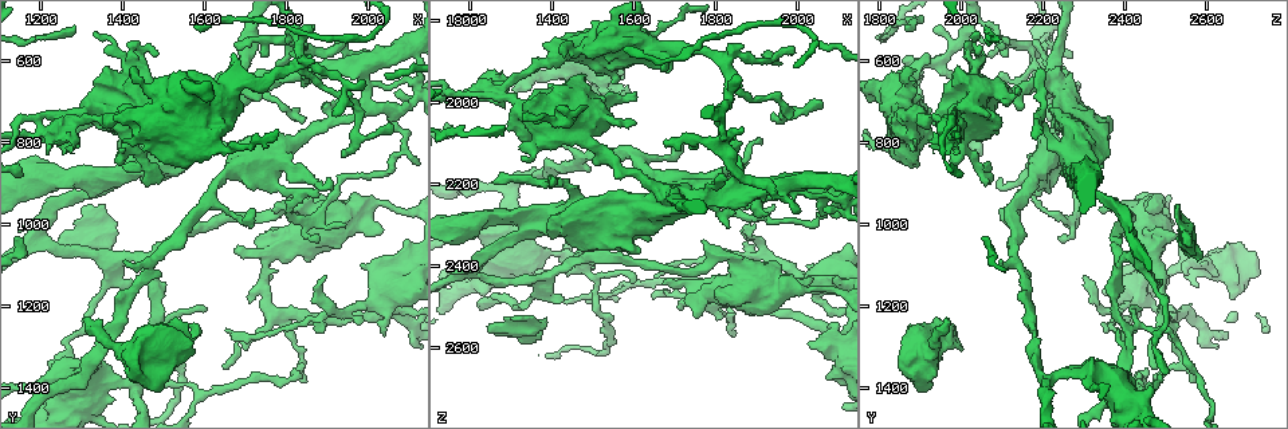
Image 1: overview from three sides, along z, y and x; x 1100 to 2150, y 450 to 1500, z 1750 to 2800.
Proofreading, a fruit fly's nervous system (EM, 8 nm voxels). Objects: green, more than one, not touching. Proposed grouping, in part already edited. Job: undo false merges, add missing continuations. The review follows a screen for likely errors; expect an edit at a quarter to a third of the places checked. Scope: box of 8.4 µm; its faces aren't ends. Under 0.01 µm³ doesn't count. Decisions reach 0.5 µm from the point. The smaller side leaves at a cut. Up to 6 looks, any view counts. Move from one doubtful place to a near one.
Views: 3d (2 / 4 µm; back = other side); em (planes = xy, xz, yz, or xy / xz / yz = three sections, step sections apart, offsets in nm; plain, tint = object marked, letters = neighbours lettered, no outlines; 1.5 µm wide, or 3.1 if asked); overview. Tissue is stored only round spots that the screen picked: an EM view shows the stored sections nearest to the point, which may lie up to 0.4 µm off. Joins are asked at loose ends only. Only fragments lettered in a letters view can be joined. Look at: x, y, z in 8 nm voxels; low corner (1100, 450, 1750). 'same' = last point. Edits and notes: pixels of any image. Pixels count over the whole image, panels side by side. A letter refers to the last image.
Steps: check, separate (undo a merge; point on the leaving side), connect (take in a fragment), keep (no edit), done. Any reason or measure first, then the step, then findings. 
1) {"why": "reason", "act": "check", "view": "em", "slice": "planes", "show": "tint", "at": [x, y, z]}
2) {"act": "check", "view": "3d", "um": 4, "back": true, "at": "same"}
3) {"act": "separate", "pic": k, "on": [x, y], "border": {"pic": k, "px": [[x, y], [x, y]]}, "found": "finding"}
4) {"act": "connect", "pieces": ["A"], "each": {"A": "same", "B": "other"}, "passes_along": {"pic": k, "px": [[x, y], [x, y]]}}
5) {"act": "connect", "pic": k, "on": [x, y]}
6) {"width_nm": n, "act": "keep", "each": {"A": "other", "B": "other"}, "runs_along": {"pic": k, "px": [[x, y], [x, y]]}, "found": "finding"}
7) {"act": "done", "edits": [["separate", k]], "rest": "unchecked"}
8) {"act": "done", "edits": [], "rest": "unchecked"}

{"why": "an open end", "act": "check", "view": "em", "slice": "xz", "step": 8, "show": "tint", "at": [1250, 1055, 2560]}

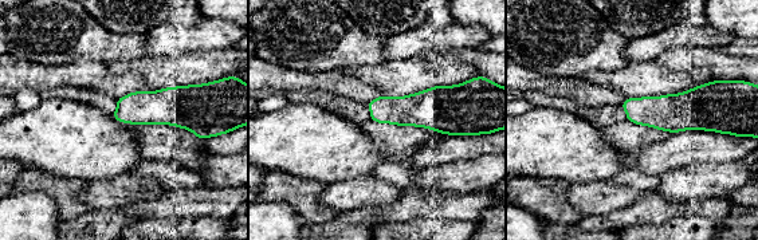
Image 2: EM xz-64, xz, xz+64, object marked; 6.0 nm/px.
{"why": "cut it another way", "act": "check", "view": "em", "slice": "planes", "show": "letters", "at": "same"}

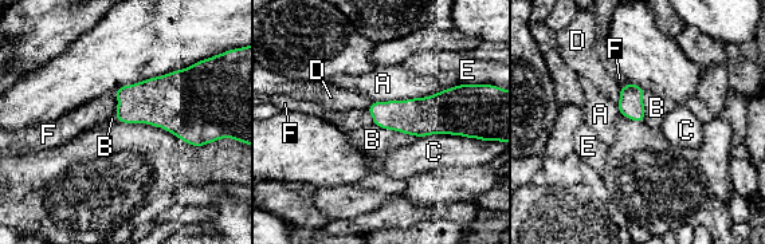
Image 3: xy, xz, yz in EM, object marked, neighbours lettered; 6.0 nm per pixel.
{"width_nm": 150, "act": "keep", "each": {"A": "other", "B": "other", "C": "other", "D": "other", "E": "other", "F": "other"}, "found": "none of them fits"}

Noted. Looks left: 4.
{"why": "branch stops here", "act": "check", "view": "em", "slice": "planes", "show": "letters", "at": [1725, 965, 2095]}

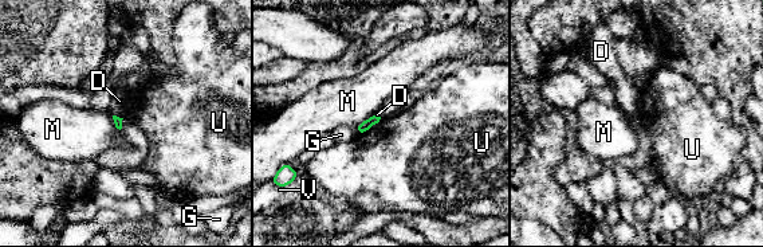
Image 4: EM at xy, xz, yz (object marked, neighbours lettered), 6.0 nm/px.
{"longest_contact_nm": ["U", 180], "act": "keep", "each": {"D": "other", "G": "other", "M": "other", "U": "other", "V": "other"}, "found": "none of them fits"}

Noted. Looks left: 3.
{"why": "sudden change in width", "act": "check", "view": "em", "slice": "planes", "show": "plain", "at": [1520, 1270, 1935]}

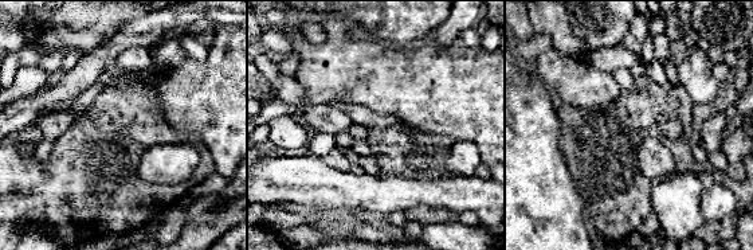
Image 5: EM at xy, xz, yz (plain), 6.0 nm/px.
{"act": "check", "view": "em", "slice": "planes", "show": "letters", "at": "same"}

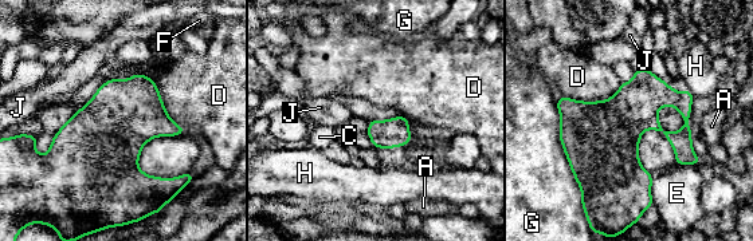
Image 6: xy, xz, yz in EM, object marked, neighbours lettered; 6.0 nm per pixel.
{"act": "keep", "each": {"A": "other", "C": "other", "D": "other", "E": "other", "F": "other", "G": "other", "H": "other", "J": "other"}, "border": {"pic": 6, "px": [[622, 83], [604, 99], [564, 97]]}, "found": "one neuron here"}

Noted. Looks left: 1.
{"act": "done", "edits": [], "rest": "unchecked"}

